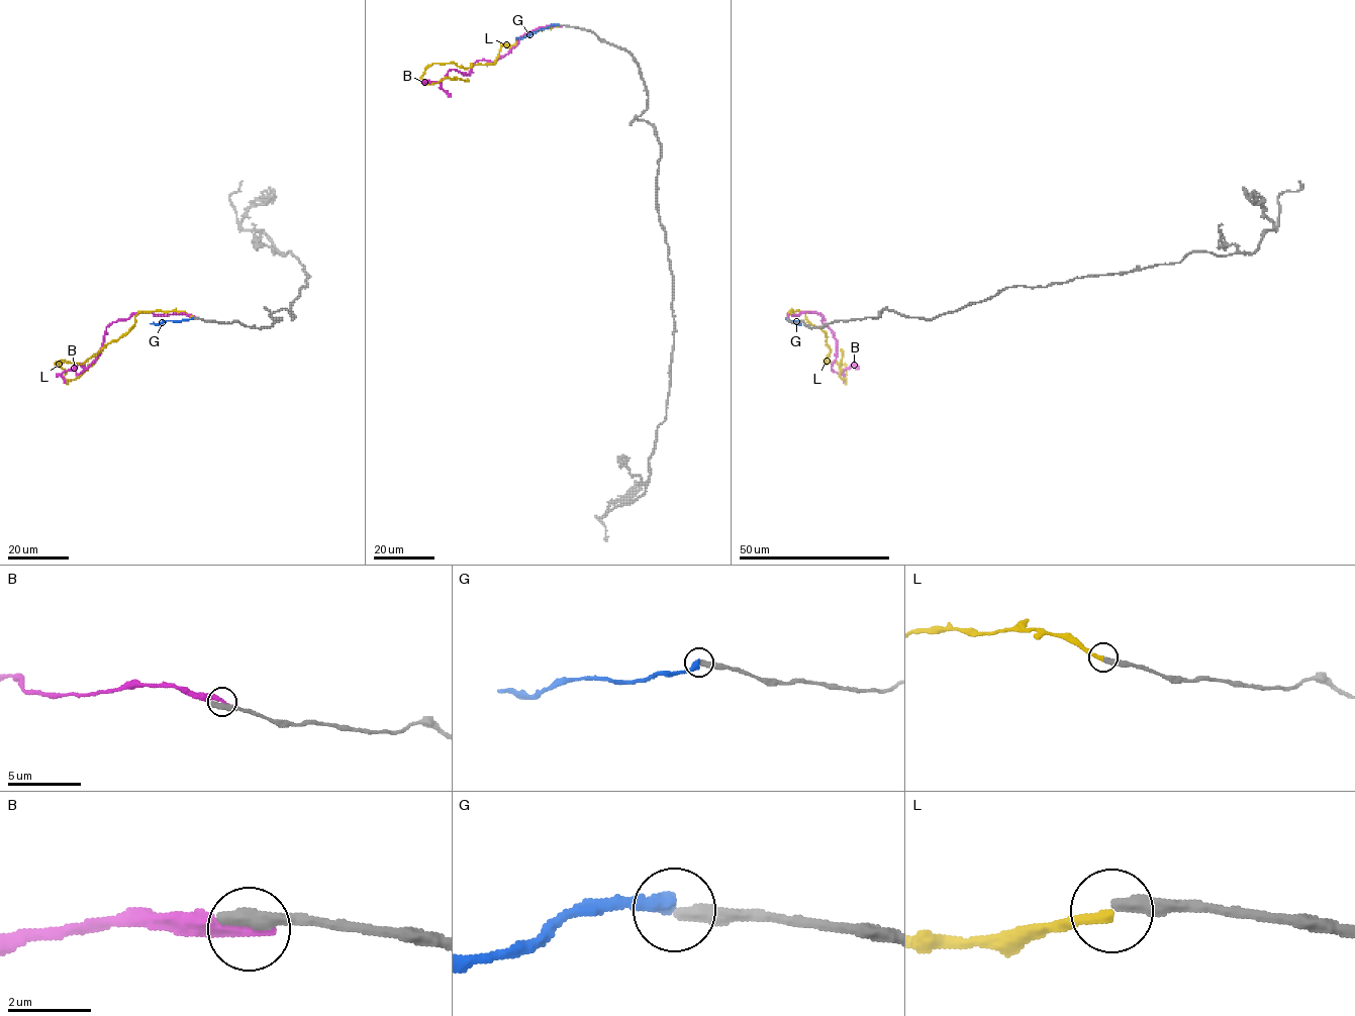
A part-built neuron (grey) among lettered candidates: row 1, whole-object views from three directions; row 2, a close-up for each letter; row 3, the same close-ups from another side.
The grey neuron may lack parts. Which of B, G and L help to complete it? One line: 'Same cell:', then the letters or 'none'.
Same cell: none

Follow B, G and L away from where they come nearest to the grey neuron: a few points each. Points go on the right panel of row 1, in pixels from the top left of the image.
B: (788, 317), (806, 311), (824, 317), (836, 340), (831, 368), (844, 370), (845, 383)
G: (786, 317), (789, 320), (800, 323)
L: (787, 317), (807, 311), (806, 319), (826, 333), (825, 364), (845, 364), (845, 381), (842, 348)

